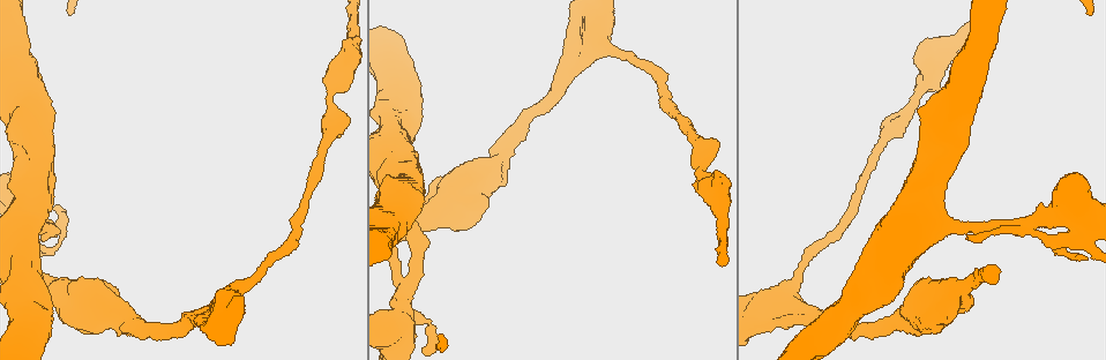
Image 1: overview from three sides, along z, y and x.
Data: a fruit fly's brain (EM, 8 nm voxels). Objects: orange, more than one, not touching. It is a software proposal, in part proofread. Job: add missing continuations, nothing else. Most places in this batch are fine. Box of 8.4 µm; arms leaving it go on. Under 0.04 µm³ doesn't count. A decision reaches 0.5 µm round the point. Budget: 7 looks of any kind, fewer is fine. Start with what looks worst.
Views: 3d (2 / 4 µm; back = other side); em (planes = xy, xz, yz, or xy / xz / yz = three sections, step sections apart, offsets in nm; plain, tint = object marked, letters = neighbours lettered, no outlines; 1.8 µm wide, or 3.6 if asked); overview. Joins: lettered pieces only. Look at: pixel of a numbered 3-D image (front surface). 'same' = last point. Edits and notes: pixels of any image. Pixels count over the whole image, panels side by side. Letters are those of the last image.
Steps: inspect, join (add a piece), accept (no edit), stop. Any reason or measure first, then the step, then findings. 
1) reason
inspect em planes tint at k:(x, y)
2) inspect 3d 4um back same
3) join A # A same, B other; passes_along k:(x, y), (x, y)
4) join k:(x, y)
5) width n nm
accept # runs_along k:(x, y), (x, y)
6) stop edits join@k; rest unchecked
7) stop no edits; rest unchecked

touches itself
inspect em xz step 4 tint at 1:(570, 28)

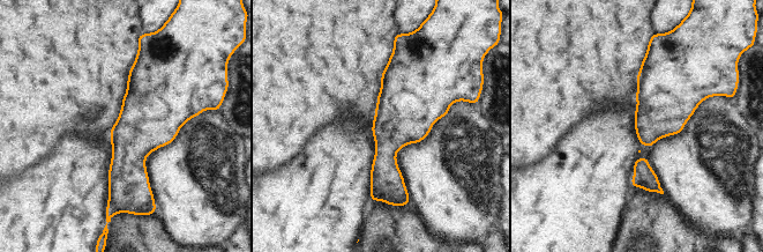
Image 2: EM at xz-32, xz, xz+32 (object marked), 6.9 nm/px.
what lies round it
inspect em xz step 4 letters same

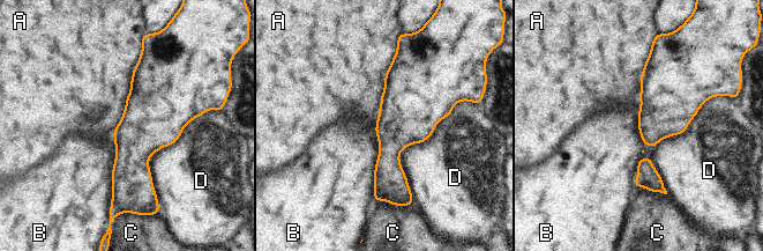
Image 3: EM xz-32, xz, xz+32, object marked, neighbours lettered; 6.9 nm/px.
accept # A other, B other, C other, D other; border 3:(376, 120), (378, 159), (372, 198); none of them fits

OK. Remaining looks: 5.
two arms in line, one across
inspect em planes letters at 1:(1031, 224)

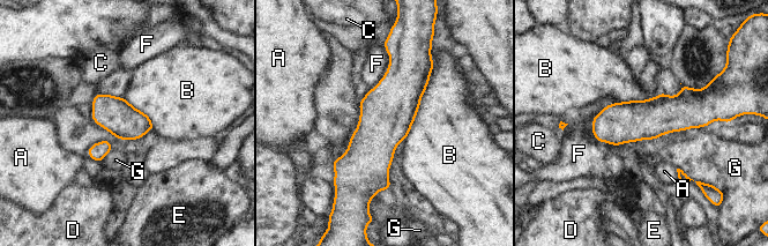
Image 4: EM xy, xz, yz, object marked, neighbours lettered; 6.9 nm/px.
longest_contact B 600 nm
accept # A other, B other, C other, D other, E other, F other, G other; runs_along 4:(397, 57), (372, 193); no lettered piece goes on from it

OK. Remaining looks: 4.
thick end
inspect em 3.6um planes letters at 1:(453, 229)

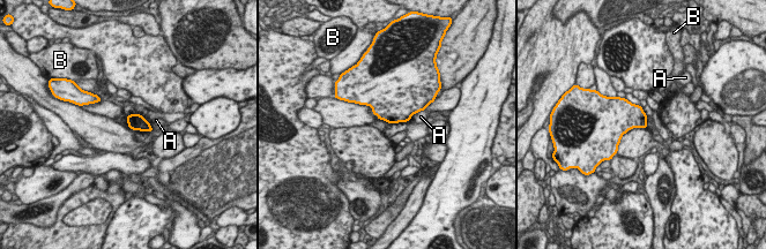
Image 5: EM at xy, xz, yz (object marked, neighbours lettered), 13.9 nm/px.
accept # A other, B other; none of them fits

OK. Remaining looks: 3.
stop no edits; rest unchecked

